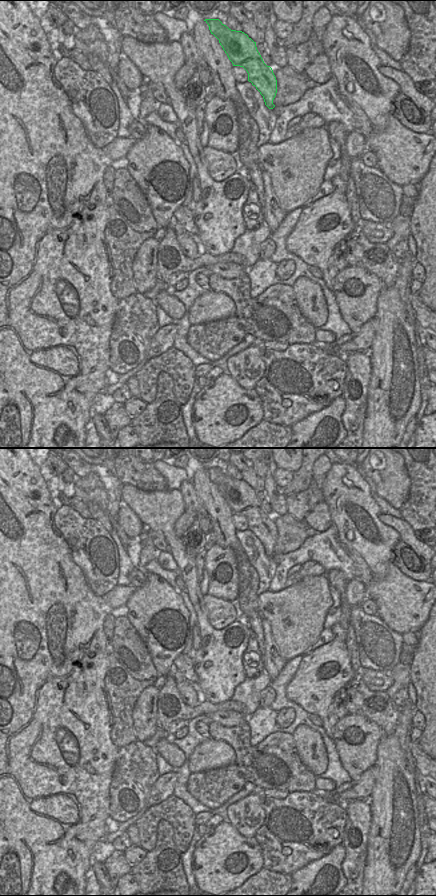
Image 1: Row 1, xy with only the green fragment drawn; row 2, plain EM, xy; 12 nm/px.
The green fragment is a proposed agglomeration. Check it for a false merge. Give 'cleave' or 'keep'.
keep

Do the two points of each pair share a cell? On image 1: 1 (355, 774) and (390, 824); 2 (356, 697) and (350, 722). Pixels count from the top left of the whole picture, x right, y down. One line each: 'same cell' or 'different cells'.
1: different cells
2: different cells

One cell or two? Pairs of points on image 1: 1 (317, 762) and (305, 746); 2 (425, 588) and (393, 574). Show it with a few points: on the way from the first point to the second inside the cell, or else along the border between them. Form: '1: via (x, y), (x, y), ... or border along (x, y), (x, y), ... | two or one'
1: via (313, 759), (309, 750) | one
2: via (417, 592), (411, 592), (401, 582) | one

